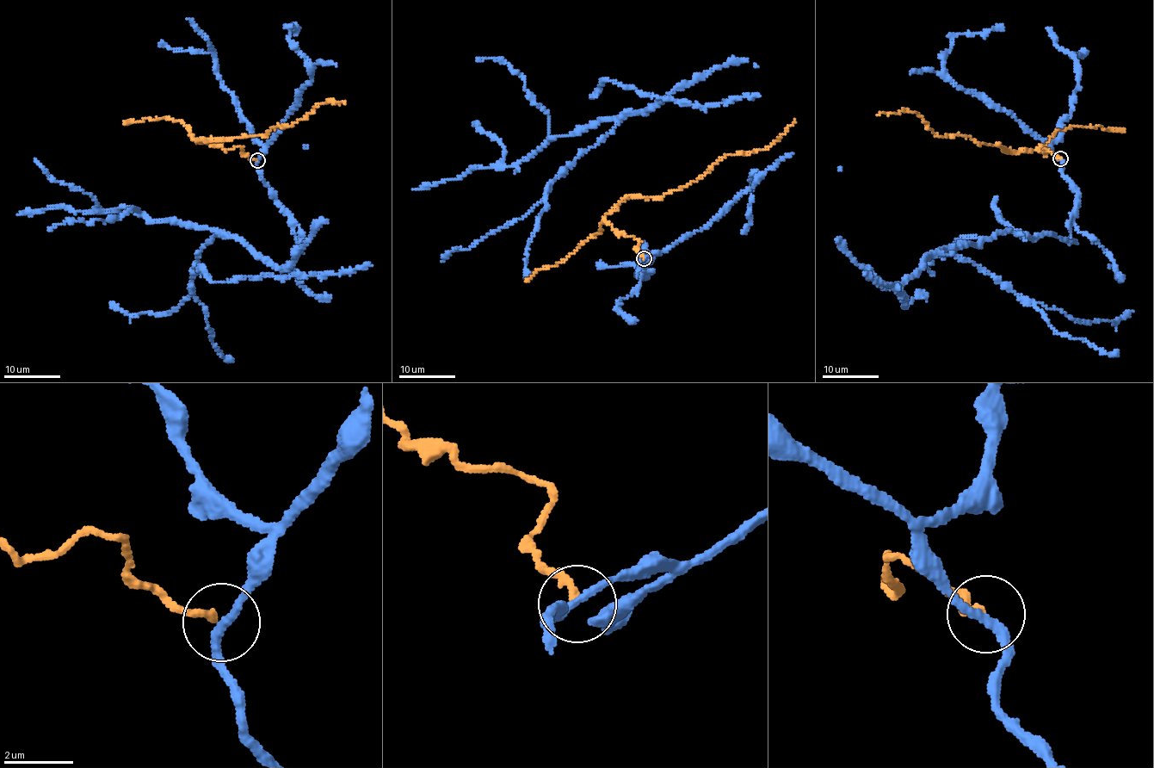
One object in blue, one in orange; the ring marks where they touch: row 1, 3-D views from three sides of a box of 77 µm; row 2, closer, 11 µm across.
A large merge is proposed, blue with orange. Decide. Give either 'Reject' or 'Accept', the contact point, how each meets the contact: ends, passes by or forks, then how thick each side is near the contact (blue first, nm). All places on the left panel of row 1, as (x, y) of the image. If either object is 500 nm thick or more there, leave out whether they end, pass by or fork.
Reject. Place: (257, 160). At the ring blue passes by. At the ring orange ends. Thickness 240 nm (blue) against 240 nm

